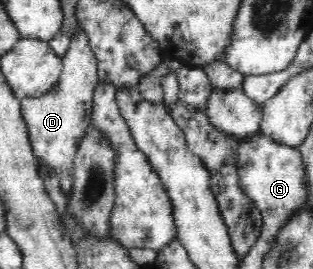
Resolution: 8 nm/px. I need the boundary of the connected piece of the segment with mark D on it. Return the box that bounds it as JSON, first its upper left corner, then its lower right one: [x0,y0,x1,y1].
[21,27,100,193]

